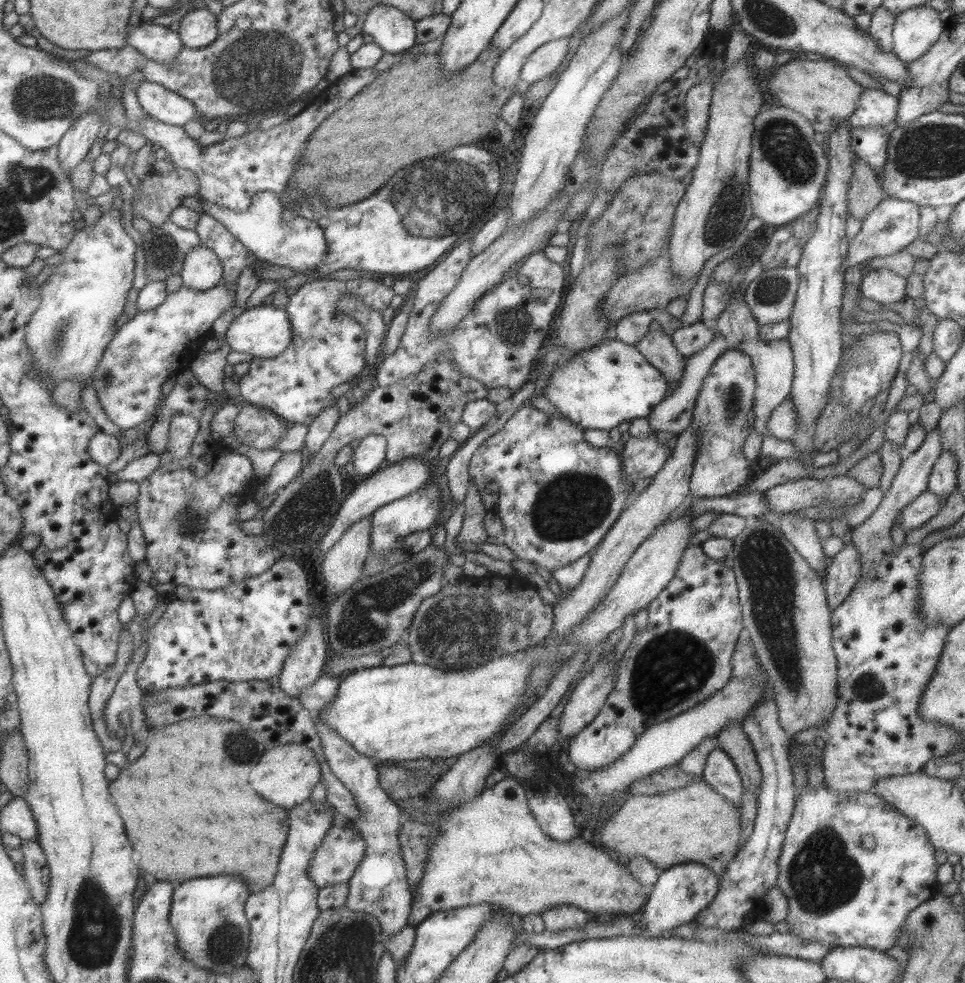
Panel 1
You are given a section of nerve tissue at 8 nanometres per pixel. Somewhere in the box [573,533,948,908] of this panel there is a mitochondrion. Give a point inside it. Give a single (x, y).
(670, 667)

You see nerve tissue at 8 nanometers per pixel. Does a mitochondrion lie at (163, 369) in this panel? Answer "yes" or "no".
no

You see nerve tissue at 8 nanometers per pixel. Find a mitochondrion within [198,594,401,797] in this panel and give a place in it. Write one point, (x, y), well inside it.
(241, 748)

